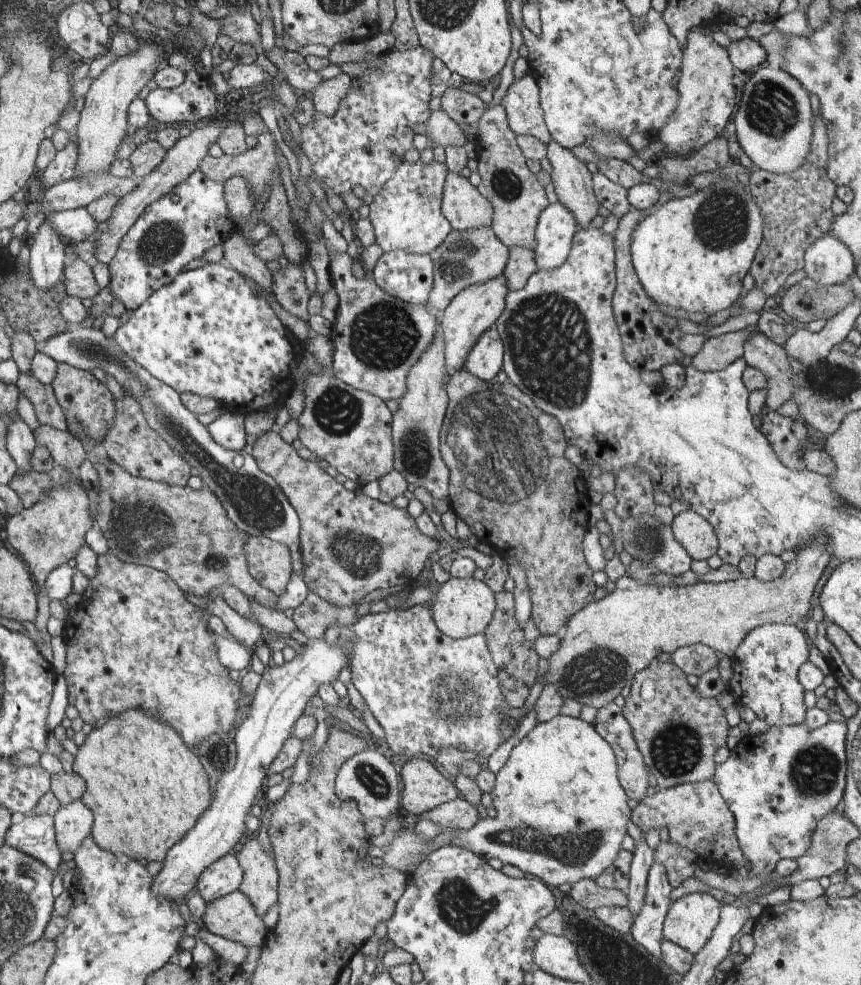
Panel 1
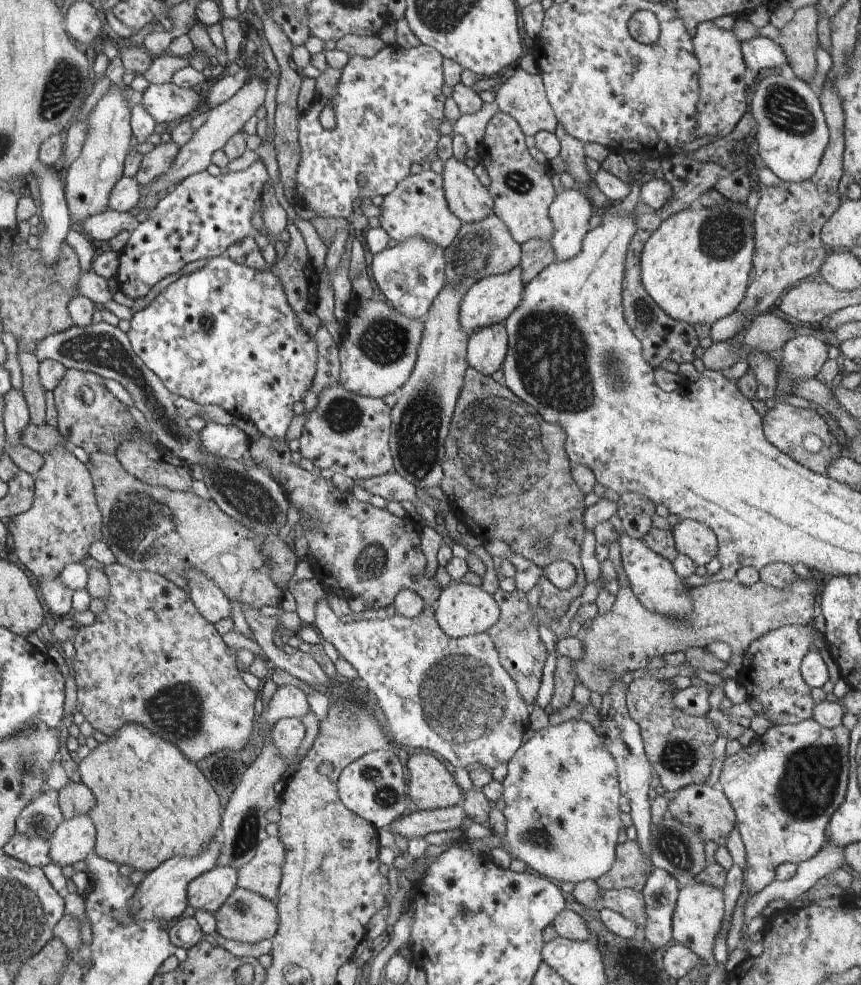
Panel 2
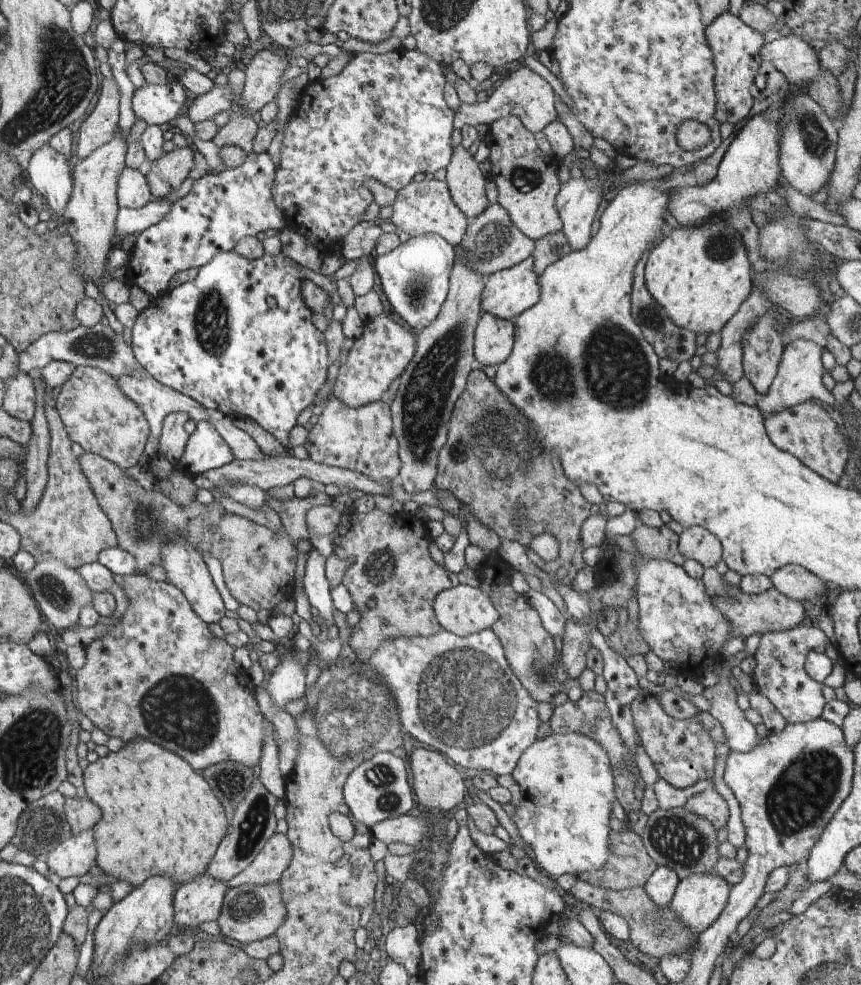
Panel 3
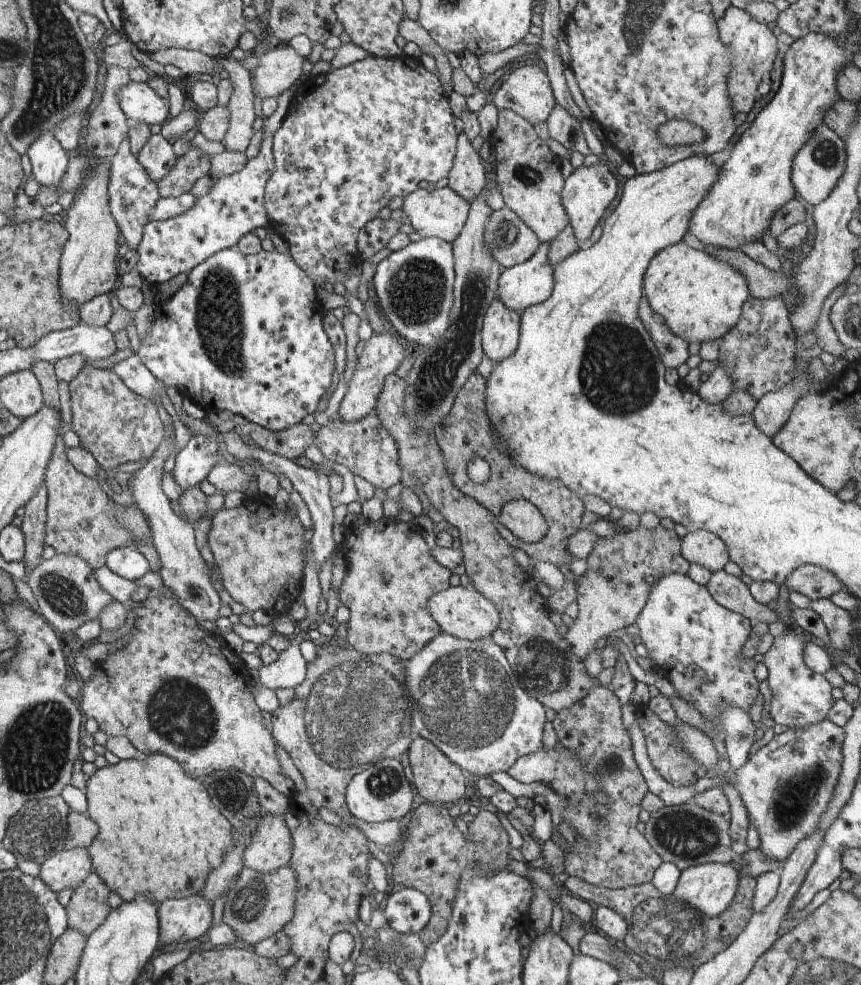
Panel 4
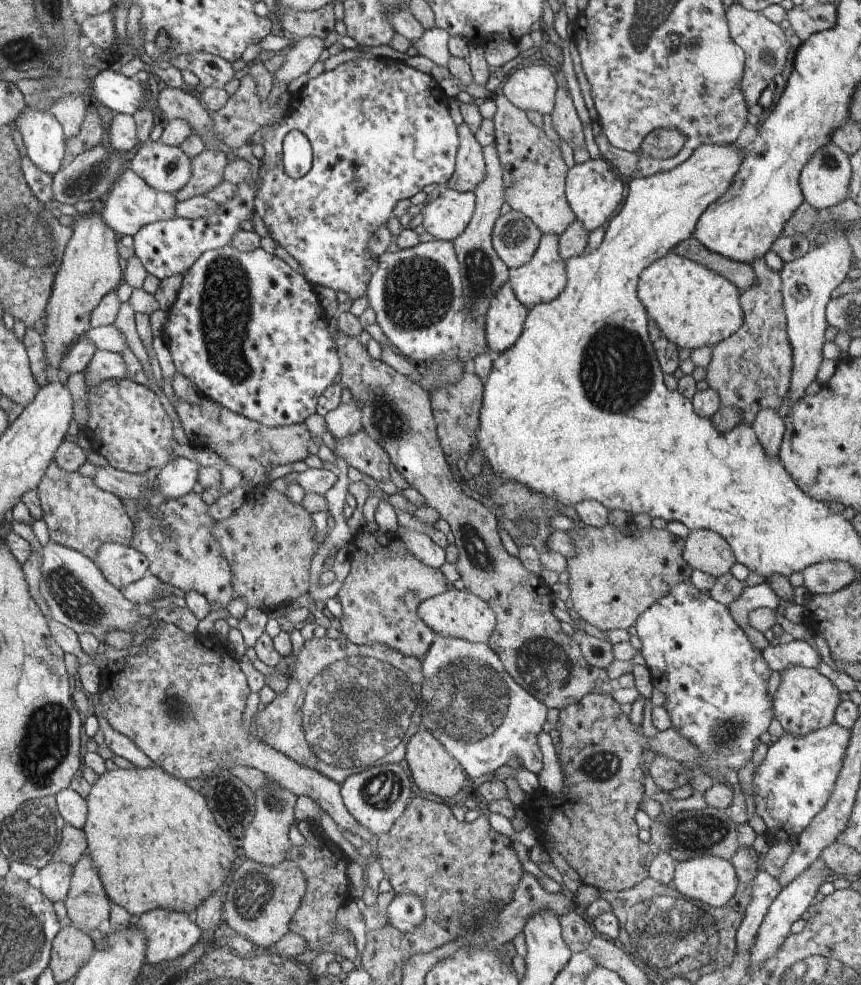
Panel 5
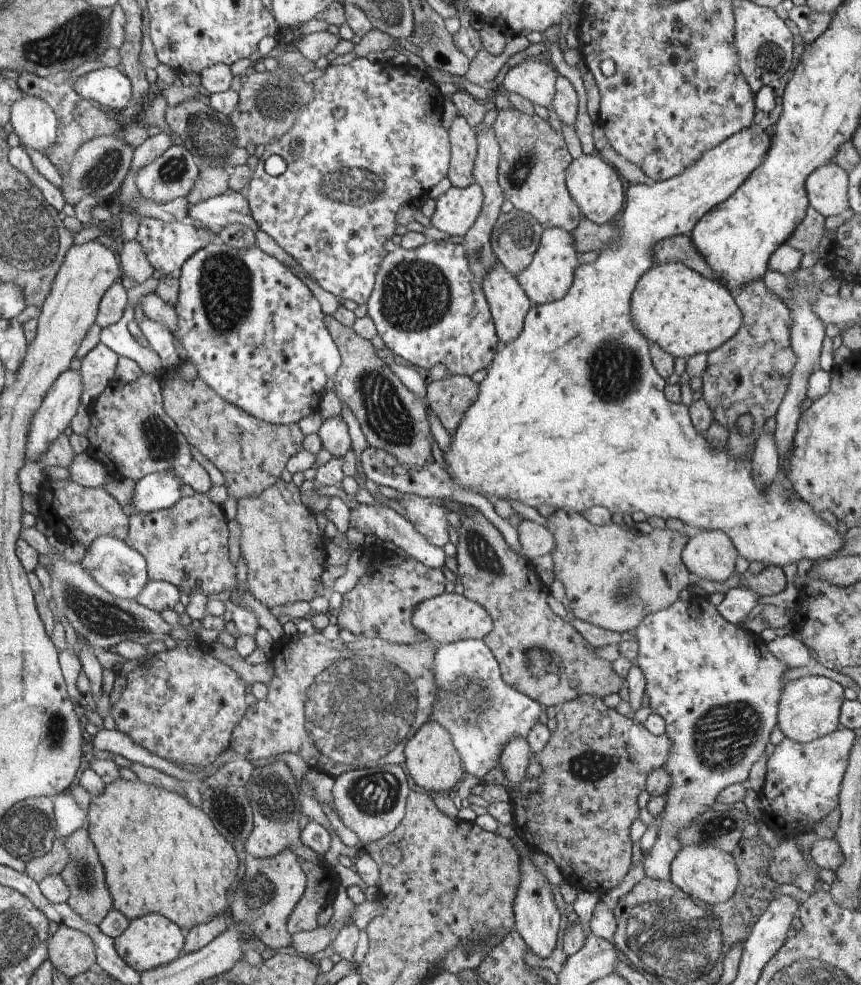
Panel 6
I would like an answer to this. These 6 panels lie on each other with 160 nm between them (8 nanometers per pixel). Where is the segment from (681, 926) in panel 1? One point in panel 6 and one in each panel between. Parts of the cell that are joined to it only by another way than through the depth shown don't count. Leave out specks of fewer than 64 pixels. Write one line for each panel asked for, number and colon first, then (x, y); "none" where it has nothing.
2: (698, 909)
3: (697, 900)
4: (708, 887)
5: (709, 879)
6: (704, 872)

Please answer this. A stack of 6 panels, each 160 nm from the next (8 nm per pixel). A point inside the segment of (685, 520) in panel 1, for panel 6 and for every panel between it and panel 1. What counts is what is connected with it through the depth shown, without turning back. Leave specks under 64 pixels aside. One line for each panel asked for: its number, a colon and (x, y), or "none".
2: (691, 538)
3: (695, 543)
4: (701, 547)
5: (703, 550)
6: (710, 556)

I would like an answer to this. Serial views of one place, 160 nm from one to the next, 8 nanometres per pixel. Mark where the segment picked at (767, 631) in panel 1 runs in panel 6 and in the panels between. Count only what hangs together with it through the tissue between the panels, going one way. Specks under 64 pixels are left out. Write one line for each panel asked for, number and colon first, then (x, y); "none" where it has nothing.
2: (770, 673)
3: (779, 674)
4: (799, 697)
5: (804, 701)
6: (808, 708)

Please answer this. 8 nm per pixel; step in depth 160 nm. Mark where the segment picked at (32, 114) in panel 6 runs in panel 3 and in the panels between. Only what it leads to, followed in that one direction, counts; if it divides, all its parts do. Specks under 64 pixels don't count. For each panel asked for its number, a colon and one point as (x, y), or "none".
3: (48, 172)
4: (48, 160)
5: (41, 134)

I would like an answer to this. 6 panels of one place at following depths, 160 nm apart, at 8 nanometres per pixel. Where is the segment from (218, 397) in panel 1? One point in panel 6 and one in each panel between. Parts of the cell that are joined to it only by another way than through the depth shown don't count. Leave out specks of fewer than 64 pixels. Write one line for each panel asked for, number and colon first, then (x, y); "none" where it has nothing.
2: (224, 335)
3: (238, 337)
4: (240, 335)
5: (244, 328)
6: (254, 333)

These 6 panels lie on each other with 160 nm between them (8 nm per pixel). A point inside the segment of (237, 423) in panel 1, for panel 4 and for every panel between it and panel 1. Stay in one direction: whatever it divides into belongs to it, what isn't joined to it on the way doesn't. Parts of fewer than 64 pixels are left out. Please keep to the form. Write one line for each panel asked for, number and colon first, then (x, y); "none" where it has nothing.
2: (228, 442)
3: (203, 450)
4: (193, 463)

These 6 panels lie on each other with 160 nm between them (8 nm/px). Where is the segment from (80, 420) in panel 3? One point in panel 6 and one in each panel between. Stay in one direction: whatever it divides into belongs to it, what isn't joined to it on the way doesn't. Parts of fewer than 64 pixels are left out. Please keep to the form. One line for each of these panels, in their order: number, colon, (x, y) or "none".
4: (117, 425)
5: (126, 424)
6: (130, 435)

